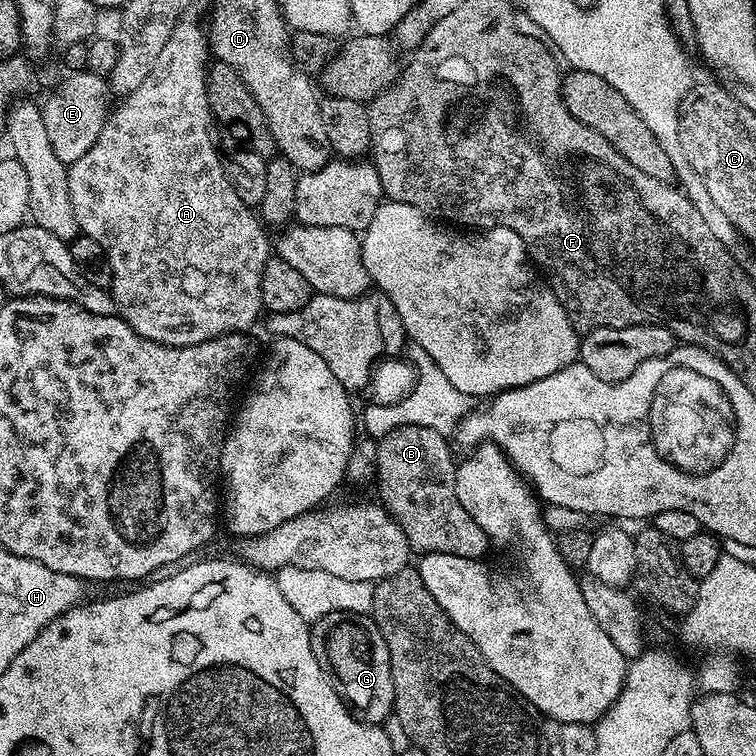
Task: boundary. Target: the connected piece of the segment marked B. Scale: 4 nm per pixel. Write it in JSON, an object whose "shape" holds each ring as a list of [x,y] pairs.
{"shape":[[[398,426],[390,430],[390,434],[379,437],[375,460],[374,485],[380,491],[379,503],[398,522],[402,534],[406,534],[409,549],[413,553],[441,552],[454,554],[467,560],[481,559],[484,551],[490,548],[487,534],[466,514],[462,502],[458,502],[458,494],[454,490],[457,461],[452,460],[452,452],[448,449],[449,437],[438,430],[430,430],[430,426]]]}

